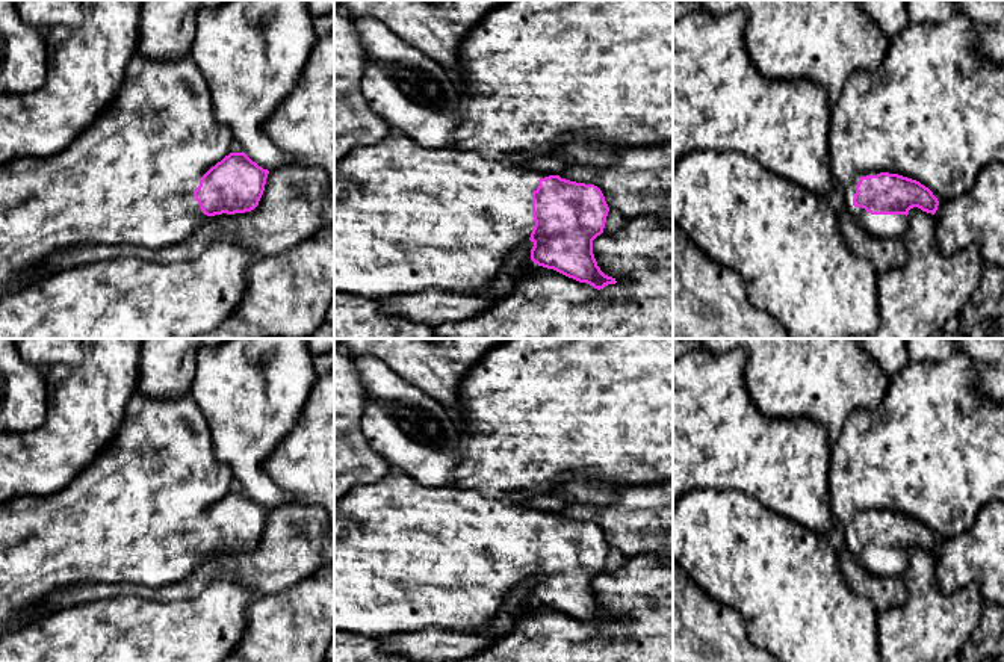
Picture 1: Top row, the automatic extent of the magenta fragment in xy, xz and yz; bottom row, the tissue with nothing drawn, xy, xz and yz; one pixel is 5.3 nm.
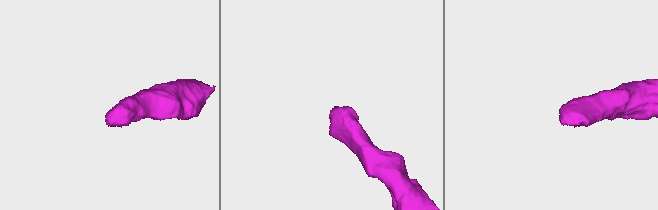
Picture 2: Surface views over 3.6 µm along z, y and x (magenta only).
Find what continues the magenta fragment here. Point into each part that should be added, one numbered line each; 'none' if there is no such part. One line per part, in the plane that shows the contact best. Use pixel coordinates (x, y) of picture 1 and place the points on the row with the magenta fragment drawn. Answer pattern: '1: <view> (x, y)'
1: yz (933, 111)

